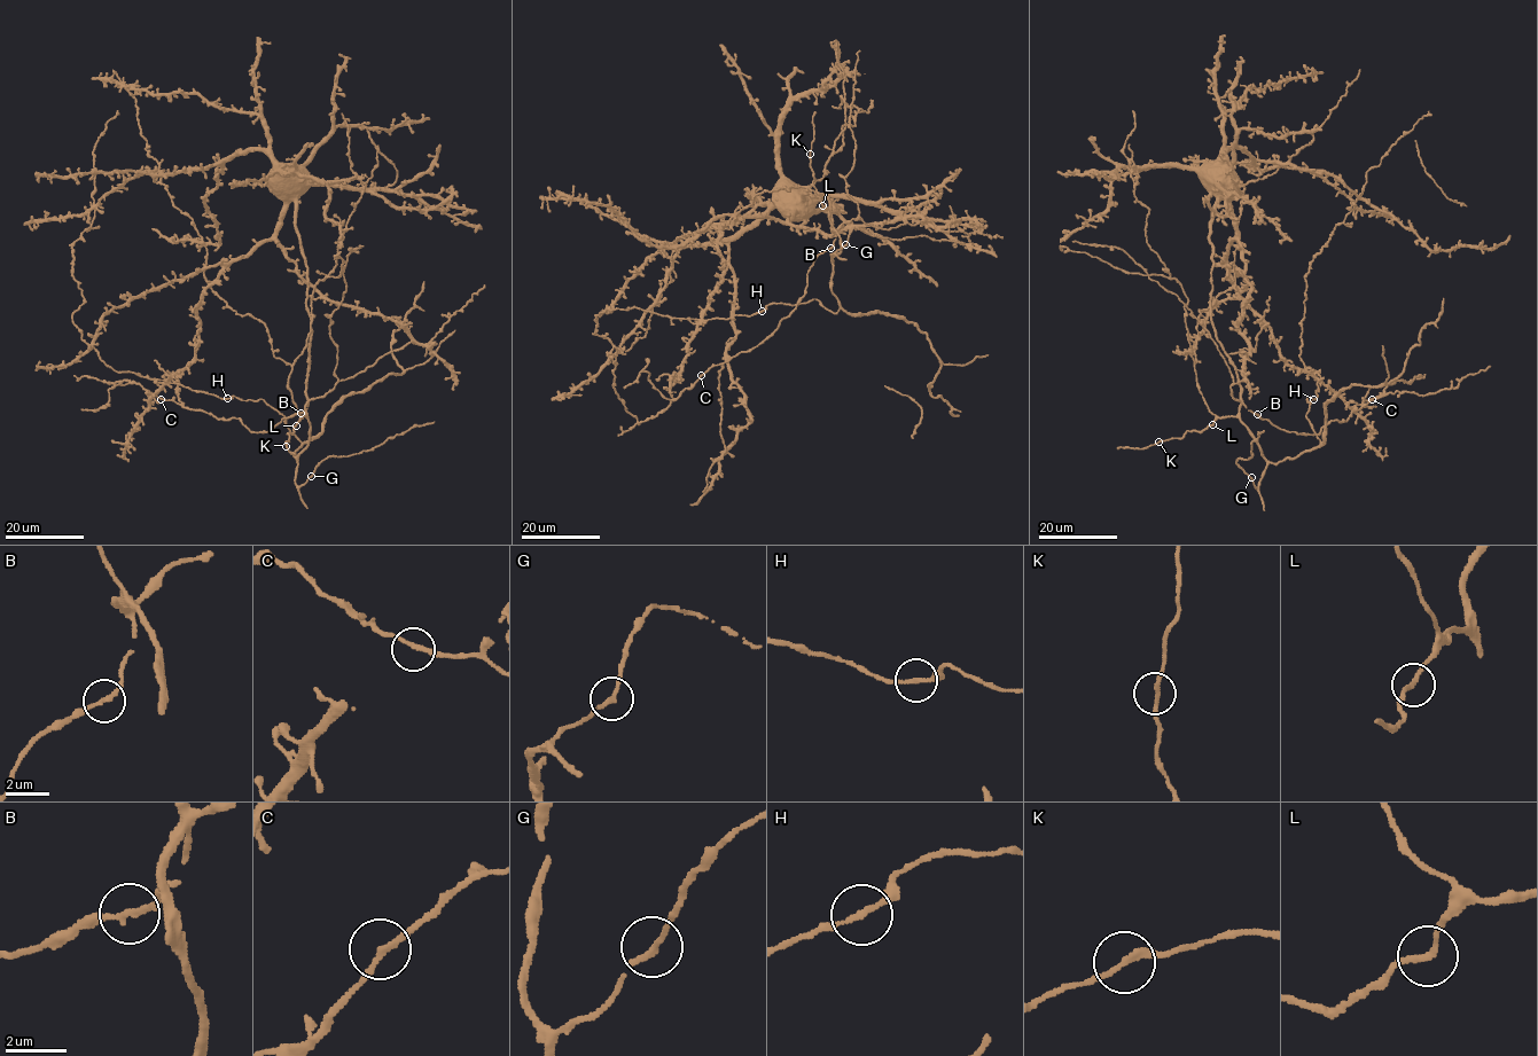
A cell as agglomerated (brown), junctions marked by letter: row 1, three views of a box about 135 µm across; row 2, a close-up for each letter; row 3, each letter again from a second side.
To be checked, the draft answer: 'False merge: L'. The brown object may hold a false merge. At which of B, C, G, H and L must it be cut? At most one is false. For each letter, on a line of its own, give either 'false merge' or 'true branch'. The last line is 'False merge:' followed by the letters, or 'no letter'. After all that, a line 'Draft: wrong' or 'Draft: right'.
B: true branch
C: true branch
G: true branch
H: true branch
L: true branch
False merge: no letter
Draft: wrong

